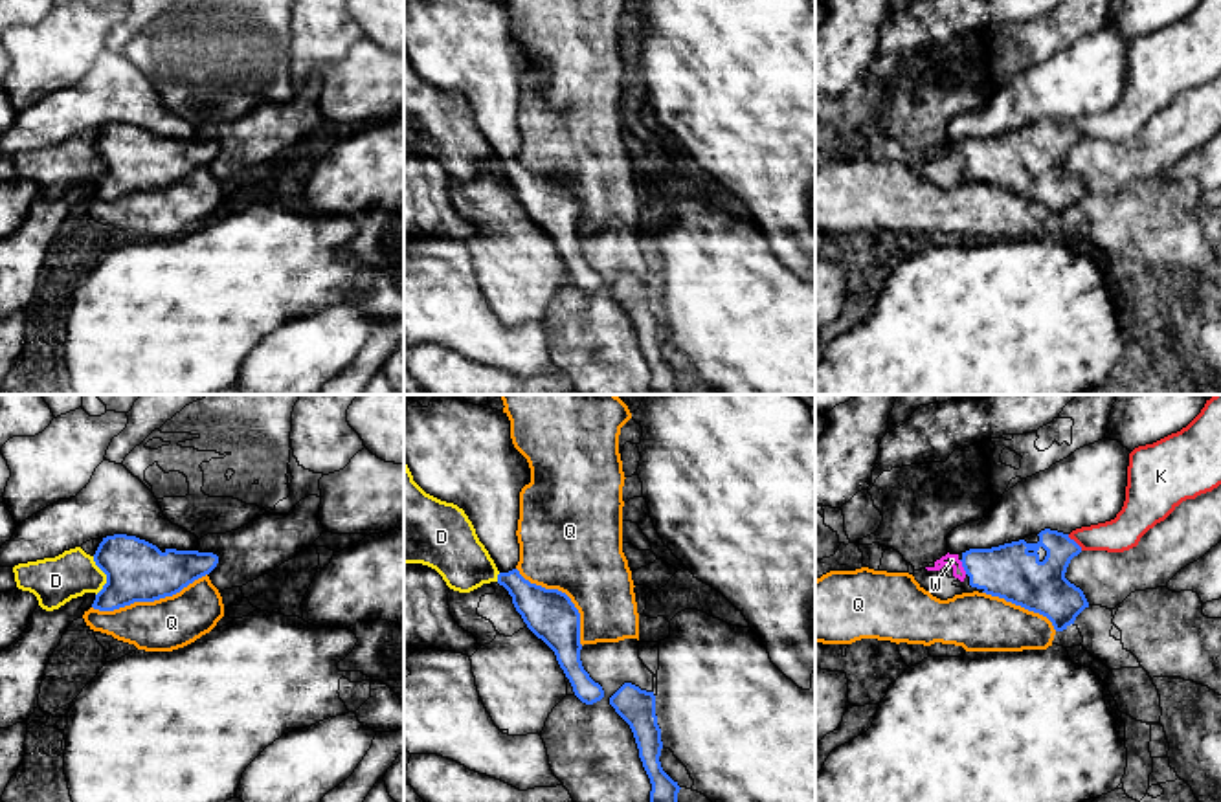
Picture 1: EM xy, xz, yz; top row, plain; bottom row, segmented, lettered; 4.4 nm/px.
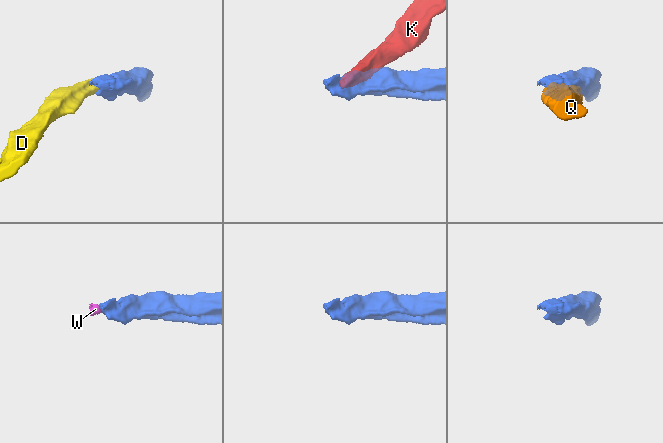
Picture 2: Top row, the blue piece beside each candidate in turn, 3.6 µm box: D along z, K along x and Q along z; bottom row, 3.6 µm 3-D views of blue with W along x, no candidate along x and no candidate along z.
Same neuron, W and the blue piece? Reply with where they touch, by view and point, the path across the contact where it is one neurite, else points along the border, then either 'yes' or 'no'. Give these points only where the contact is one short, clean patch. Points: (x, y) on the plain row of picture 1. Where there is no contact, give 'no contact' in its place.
meets blue in yz at (963, 155); yes

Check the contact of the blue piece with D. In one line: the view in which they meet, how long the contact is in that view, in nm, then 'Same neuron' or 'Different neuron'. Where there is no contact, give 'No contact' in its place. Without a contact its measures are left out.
Touches blue in xy. Shared border 180 nm. Different neuron

